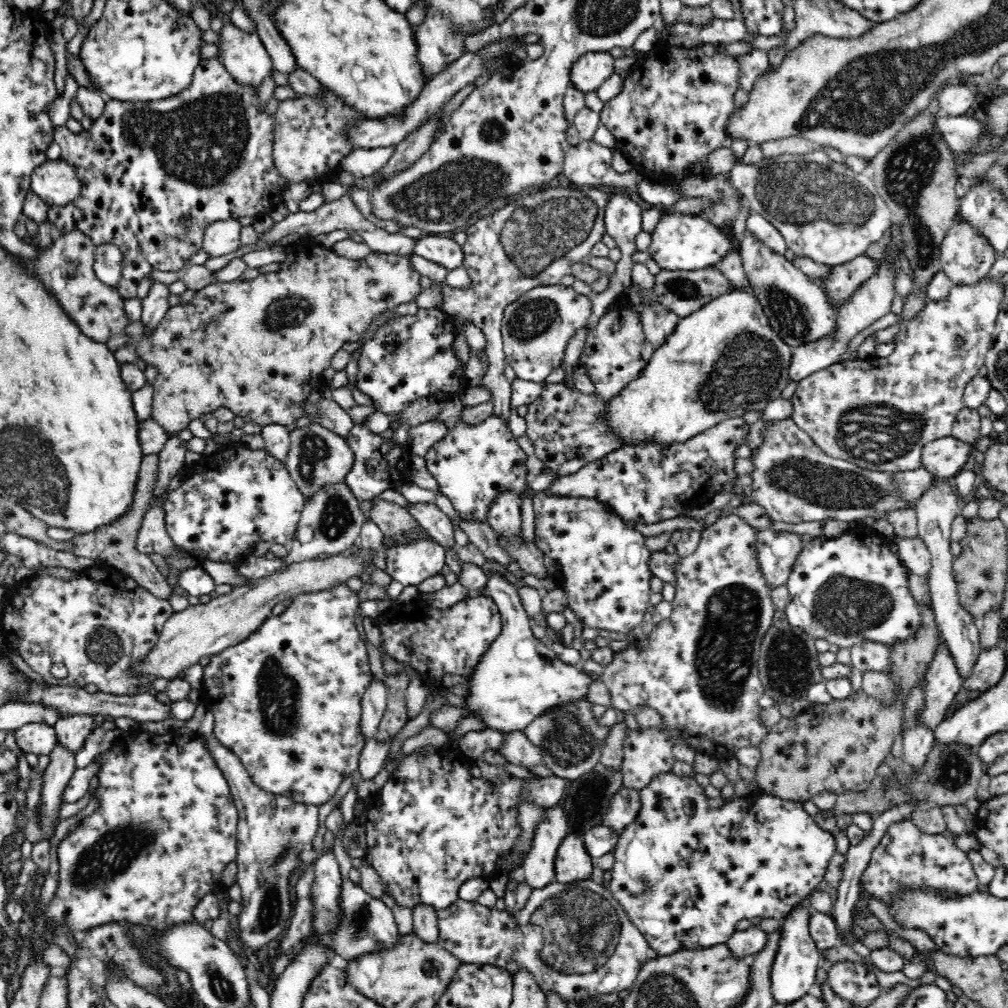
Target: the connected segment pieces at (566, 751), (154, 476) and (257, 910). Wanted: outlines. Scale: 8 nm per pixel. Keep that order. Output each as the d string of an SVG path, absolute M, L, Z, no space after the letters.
M586 698L554 707L550 712L538 715L532 724L521 731L534 746L542 750L543 756L546 756L543 764L552 770L554 777L566 781L580 779L588 772L592 772L600 762L604 740L611 728L600 726L592 713L592 706L592 702Z
M146 454L142 458L140 466L140 473L138 476L138 483L136 484L136 493L134 501L129 508L129 512L120 518L117 522L111 523L106 527L98 528L96 531L76 535L70 539L70 548L65 550L74 556L82 556L84 558L103 559L107 564L116 567L118 570L129 574L136 583L148 590L152 595L157 598L168 600L174 592L168 585L168 582L158 567L152 563L150 557L147 554L140 554L136 550L136 539L138 536L138 530L140 530L140 524L144 520L144 514L148 510L151 500L154 498L154 488L156 480L158 479L159 472L159 454Z
M212 733L208 734L208 736L194 736L200 737L201 741L208 749L208 752L214 757L218 768L220 768L223 772L223 775L229 784L230 794L233 796L233 801L238 811L239 817L237 822L237 857L235 861L238 868L237 883L241 888L242 901L241 912L235 919L235 927L237 929L238 938L246 948L246 952L249 952L249 954L257 953L263 946L266 946L272 941L277 941L277 938L280 936L280 934L286 930L286 922L291 920L290 916L292 916L292 902L290 902L290 890L288 889L288 886L290 886L290 876L292 876L292 872L298 868L298 862L304 861L305 856L309 854L312 842L314 842L314 838L316 838L316 832L318 832L318 828L320 828L320 824L318 823L318 816L320 816L318 813L318 806L313 804L298 803L297 801L292 800L290 797L262 790L259 786L256 786L256 784L252 782L250 775L247 773L245 766L242 764L242 761L238 758L238 756L230 751L228 747L222 745L222 743L216 739L216 735Z

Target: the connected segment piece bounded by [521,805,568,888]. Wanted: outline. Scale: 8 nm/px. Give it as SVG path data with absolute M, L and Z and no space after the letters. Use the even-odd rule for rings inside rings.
M556 805L545 812L545 817L536 825L529 853L523 860L525 881L532 888L542 888L555 880L555 858L558 847L567 835L568 818L566 812Z

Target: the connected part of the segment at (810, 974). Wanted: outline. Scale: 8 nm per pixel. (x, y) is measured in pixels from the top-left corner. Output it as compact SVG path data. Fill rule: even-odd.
M797 905L781 921L783 932L771 969L771 992L777 1004L791 1004L803 998L812 985L816 984L816 971L823 965L822 952L810 937L809 910L808 906Z

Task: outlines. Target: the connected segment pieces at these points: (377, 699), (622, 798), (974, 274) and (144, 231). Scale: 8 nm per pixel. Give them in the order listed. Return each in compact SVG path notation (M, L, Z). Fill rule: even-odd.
M384 681L370 682L361 702L361 730L364 740L375 737L387 707L387 686Z
M622 787L609 802L607 811L602 815L601 825L621 834L622 830L632 824L642 808L639 789Z
M957 213L954 216L954 224L944 236L940 250L941 271L955 285L973 285L986 277L994 262L996 262L996 253L990 243L969 222L961 220L961 216Z
M217 57L202 59L194 69L193 80L188 88L178 92L177 95L170 96L163 100L149 103L127 103L118 100L108 99L102 115L91 124L91 127L79 133L72 133L68 127L62 125L56 127L54 131L54 141L60 145L60 159L74 167L78 179L80 179L81 193L62 207L50 207L48 220L56 226L61 233L79 230L85 234L94 245L114 244L122 252L123 269L122 276L116 284L118 292L125 299L136 298L136 287L139 282L152 270L164 270L164 272L182 272L190 264L190 257L197 251L202 250L203 234L206 227L211 222L217 220L237 220L242 216L258 218L268 215L276 210L283 203L282 196L287 188L286 179L278 173L274 164L273 144L274 144L274 116L266 114L260 108L258 91L256 87L246 83L240 83L222 66Z

